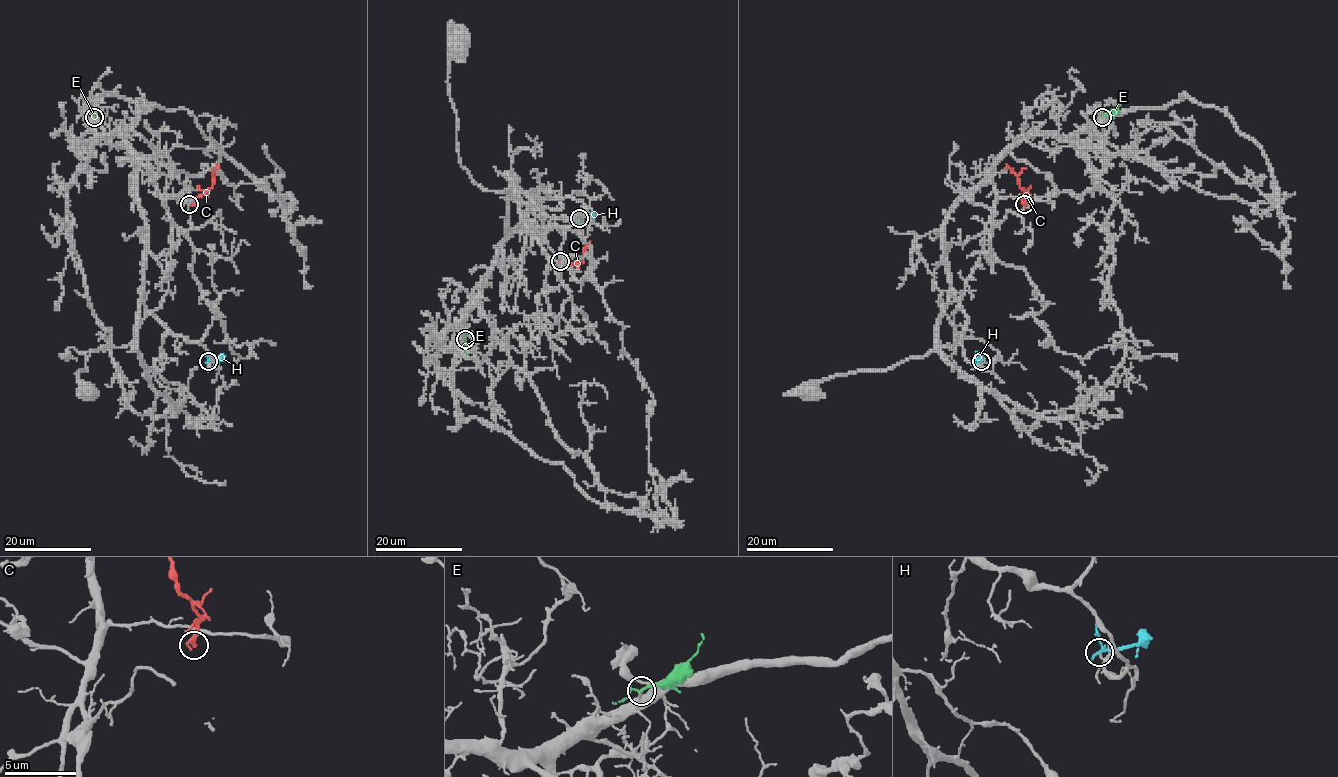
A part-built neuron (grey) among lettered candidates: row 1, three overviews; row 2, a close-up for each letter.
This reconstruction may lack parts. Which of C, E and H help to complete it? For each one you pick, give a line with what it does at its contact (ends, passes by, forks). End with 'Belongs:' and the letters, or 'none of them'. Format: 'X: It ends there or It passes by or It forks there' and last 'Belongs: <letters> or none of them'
E: It passes by
Belongs: E

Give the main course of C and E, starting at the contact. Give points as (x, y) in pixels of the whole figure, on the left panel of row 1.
C: (190, 204), (213, 185), (214, 171), (218, 167), (216, 164)
E: (93, 117), (91, 100)

